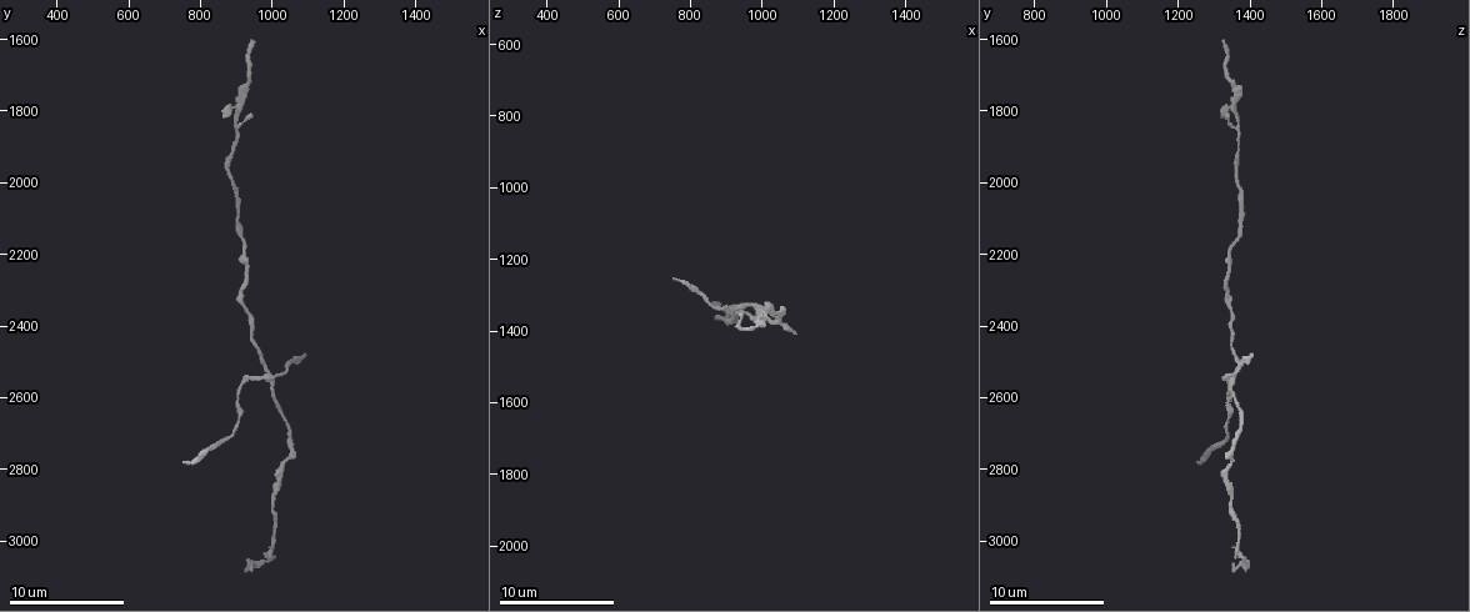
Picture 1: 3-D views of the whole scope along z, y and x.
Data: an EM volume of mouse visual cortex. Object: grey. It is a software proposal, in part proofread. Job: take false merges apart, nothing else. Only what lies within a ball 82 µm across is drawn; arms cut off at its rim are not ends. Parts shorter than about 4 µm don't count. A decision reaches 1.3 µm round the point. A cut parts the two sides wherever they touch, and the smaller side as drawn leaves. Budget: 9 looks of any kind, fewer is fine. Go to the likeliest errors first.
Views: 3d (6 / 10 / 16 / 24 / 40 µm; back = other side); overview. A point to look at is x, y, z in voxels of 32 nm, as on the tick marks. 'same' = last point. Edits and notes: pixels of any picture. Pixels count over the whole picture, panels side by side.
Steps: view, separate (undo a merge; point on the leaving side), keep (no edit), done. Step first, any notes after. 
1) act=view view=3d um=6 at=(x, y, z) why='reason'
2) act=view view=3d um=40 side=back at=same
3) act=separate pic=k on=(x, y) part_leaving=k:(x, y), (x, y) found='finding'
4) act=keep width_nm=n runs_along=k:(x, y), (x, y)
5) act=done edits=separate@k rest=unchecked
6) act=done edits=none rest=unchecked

act=view view=3d um=6 at=(1000, 2550, 1340) why='four arms meet'

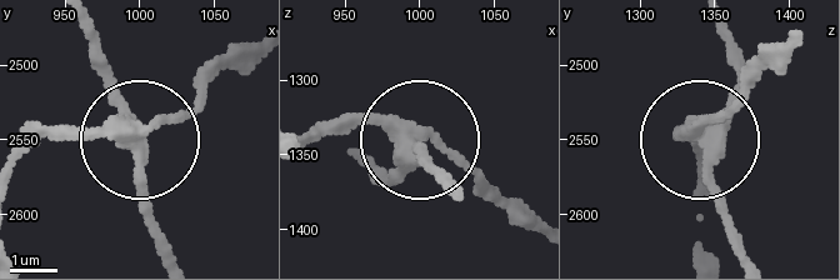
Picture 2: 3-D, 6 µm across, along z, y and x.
act=separate pic=2 on=(56, 134) side_arm_um=14 part_leaving=2:(400, 119), (345, 119), (309, 134) found='a second neuron is stuck on'

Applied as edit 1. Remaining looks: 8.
act=view view=3d um=10 at=(890, 1820, 1370) why='sudden change in width'

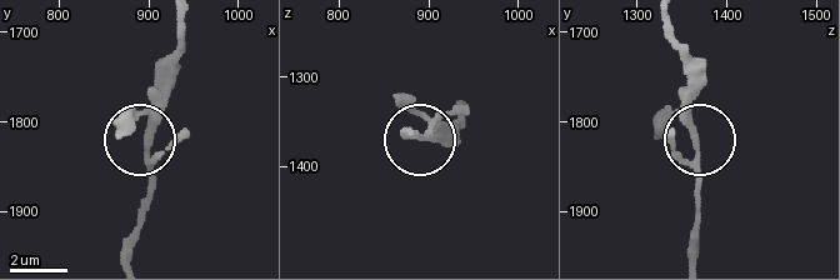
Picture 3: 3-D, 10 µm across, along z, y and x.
act=keep runs_along=3:(129, 254), (150, 183), (145, 133), (158, 63) found='all the same neuron'

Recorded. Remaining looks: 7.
act=view view=3d um=10 at=(920, 2170, 1350) why='thin neck'

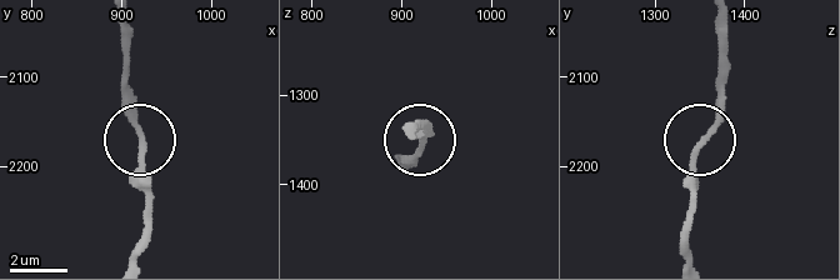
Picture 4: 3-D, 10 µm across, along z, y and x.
act=keep runs_along=4:(138, 256), (145, 155), (126, 86) found='continuous, no second neuron'

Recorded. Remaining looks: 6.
act=view view=3d um=10 at=(1010, 2860, 1350) why='thick turns thin'

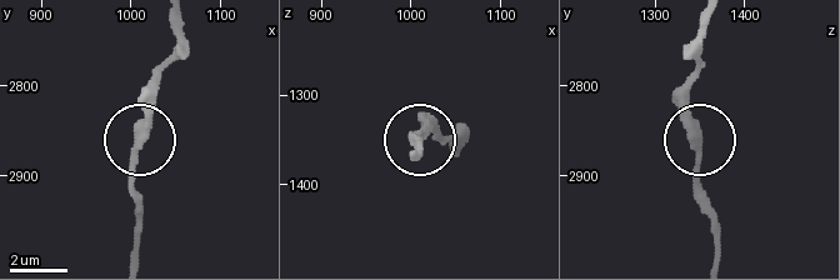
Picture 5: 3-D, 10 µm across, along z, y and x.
act=keep width_nm=330 runs_along=5:(706, 25), (685, 104), (700, 146), (700, 209) found='all the same neuron'

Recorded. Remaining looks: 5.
act=done edits=separate@2 rest=unchecked

